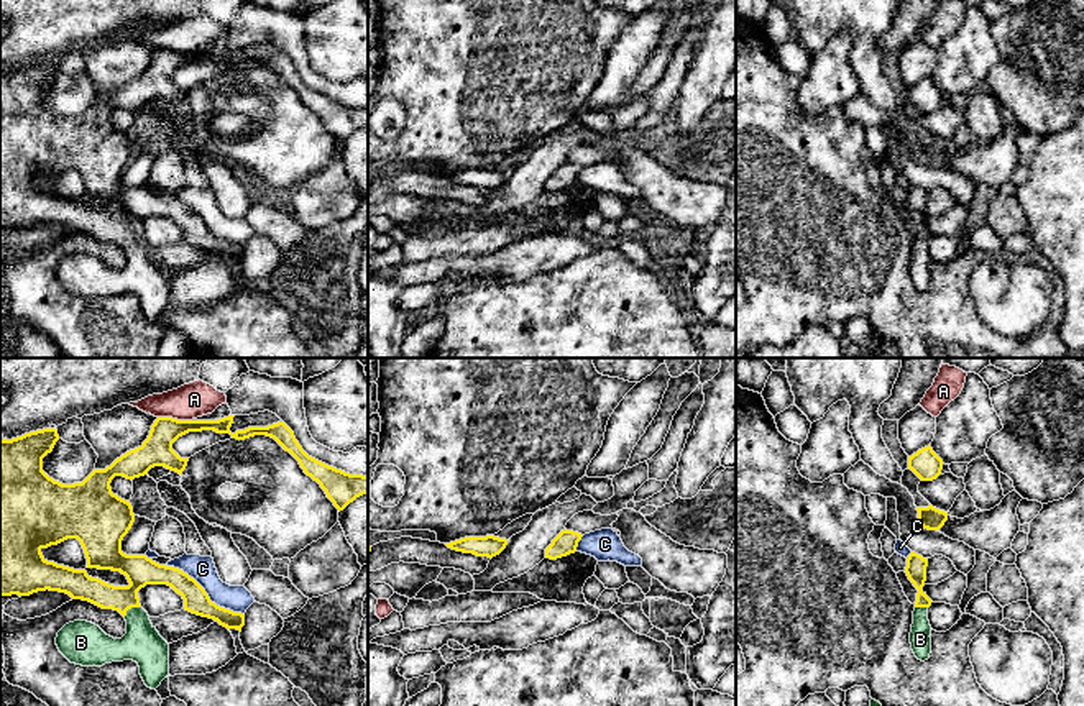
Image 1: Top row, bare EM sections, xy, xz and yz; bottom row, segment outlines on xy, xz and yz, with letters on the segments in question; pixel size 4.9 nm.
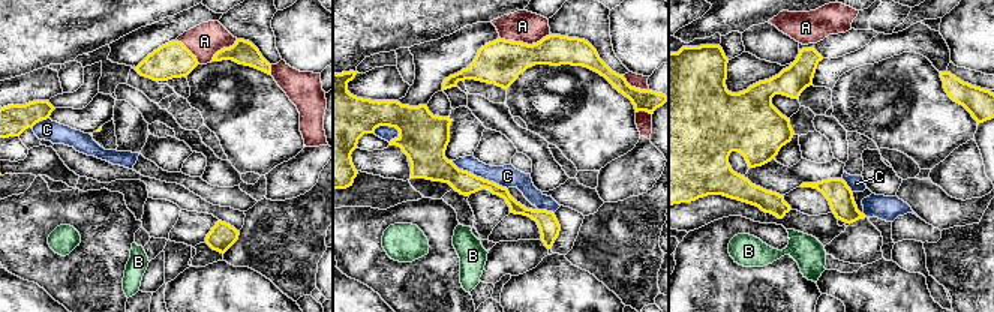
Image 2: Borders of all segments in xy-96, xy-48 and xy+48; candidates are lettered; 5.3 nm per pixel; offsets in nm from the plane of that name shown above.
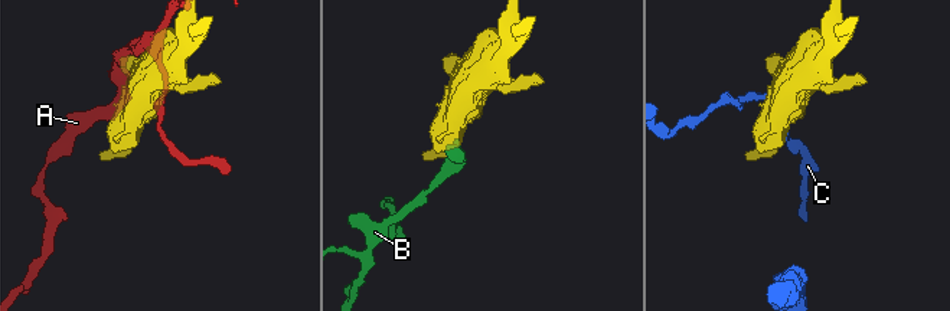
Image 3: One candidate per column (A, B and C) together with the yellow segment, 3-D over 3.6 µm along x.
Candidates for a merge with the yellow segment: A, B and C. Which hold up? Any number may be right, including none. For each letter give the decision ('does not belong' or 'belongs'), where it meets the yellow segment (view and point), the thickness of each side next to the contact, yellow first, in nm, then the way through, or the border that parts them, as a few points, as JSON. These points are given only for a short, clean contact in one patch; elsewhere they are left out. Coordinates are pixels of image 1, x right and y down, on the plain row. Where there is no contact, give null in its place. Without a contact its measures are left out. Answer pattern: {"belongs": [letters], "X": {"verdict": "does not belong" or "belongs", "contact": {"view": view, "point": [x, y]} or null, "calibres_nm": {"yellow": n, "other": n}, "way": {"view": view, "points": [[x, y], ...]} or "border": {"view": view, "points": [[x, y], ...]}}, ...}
{"belongs": ["B"], "A": {"verdict": "does not belong", "contact": {"view": "xy", "point": [174, 51]}, "calibres_nm": {"yellow": 160, "other": 170}}, "B": {"verdict": "belongs", "contact": {"view": "xy", "point": [130, 240]}, "calibres_nm": {"yellow": 150, "other": 190}, "way": {"view": "xy", "points": [[140, 202], [130, 224], [130, 240], [137, 250], [142, 275]]}}, "C": {"verdict": "does not belong", "contact": {"view": "xy", "point": [204, 224]}, "calibres_nm": {"yellow": 120, "other": 130}}}

